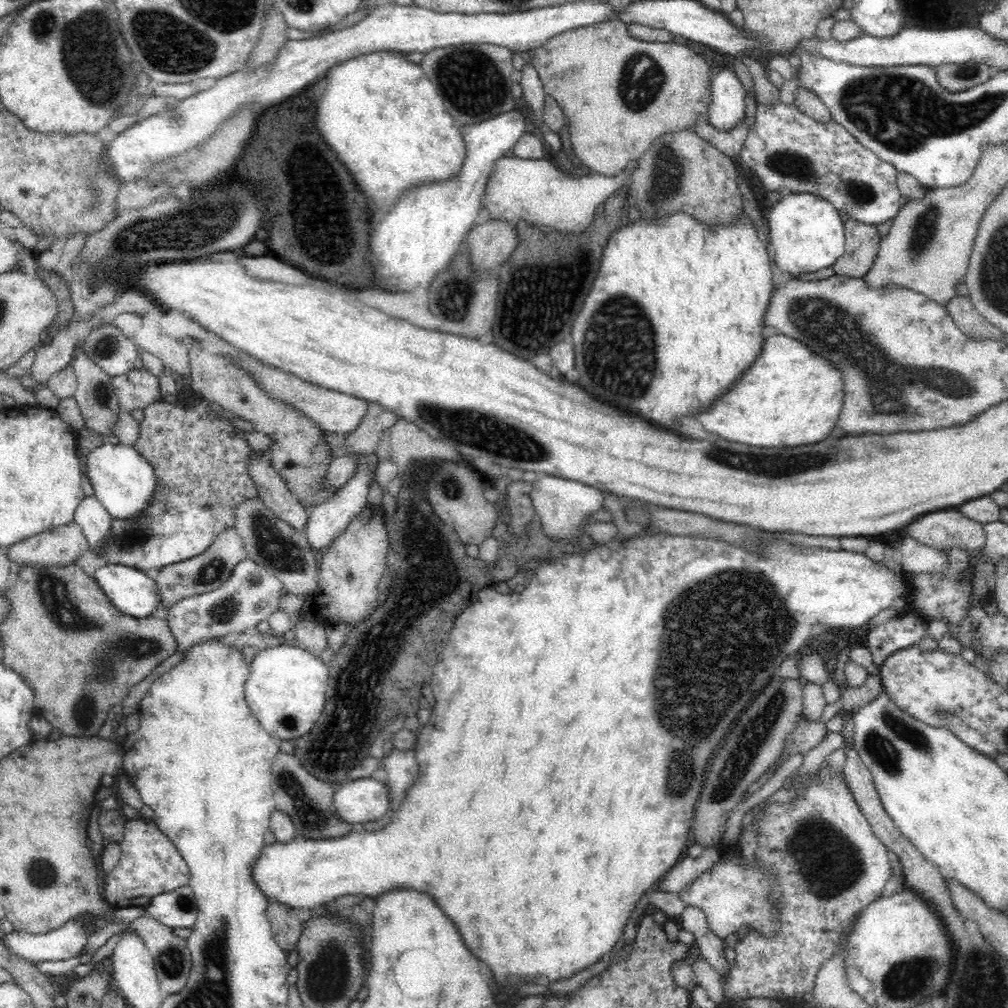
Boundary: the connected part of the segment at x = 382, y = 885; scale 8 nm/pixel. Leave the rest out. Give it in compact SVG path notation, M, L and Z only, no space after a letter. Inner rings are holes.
M642 534L642 536L628 538L628 540L620 536L614 542L604 544L604 546L596 546L596 548L584 552L584 554L562 554L562 556L556 556L554 562L546 562L538 570L534 570L532 582L526 584L526 590L522 594L514 594L513 592L500 594L492 586L486 585L477 592L476 604L470 606L454 622L454 628L450 632L450 640L448 640L444 652L438 656L438 662L434 666L434 674L432 674L430 686L436 704L433 709L430 709L429 721L421 726L417 732L417 741L413 751L415 752L420 772L418 772L418 780L414 782L414 786L406 794L402 806L398 806L398 810L381 823L381 830L374 832L357 829L356 832L344 835L340 839L306 839L306 836L295 834L295 838L290 843L275 843L271 846L264 844L263 850L258 854L258 858L250 864L250 877L254 877L254 884L258 885L258 889L262 891L262 894L268 900L286 904L286 906L292 909L306 908L306 910L313 910L318 906L332 903L332 900L336 900L340 896L348 896L348 894L350 896L365 894L365 896L372 898L374 903L376 902L376 898L382 896L384 892L398 890L398 888L413 888L413 890L417 890L418 892L429 894L434 899L434 903L442 909L442 913L454 922L454 926L457 926L458 934L462 934L462 942L465 943L466 947L470 946L470 952L488 966L488 970L492 972L492 976L494 976L494 980L496 980L498 986L508 988L508 984L510 984L508 980L510 978L516 978L516 980L520 980L520 978L536 980L540 976L546 976L548 980L570 978L572 974L576 974L576 972L580 972L580 970L596 964L606 954L612 952L614 946L616 946L616 942L620 940L624 932L624 926L626 926L628 918L636 910L636 905L641 901L642 896L648 890L653 889L661 878L680 860L680 854L684 852L684 846L688 843L690 826L693 826L695 808L699 800L699 794L702 791L702 786L704 786L702 778L704 778L704 770L707 770L706 762L708 762L708 758L712 756L712 752L714 754L718 752L716 746L718 746L718 742L723 742L729 731L728 728L732 728L732 722L735 722L750 702L754 700L756 694L768 684L773 674L780 671L781 664L788 658L789 654L801 652L805 648L809 638L814 635L816 629L820 629L821 627L830 627L833 629L841 627L845 631L850 631L858 626L862 626L862 624L875 624L878 622L882 610L893 608L896 598L901 598L903 601L906 600L906 590L908 590L908 585L906 585L903 573L895 574L892 570L888 570L882 562L874 562L865 554L850 552L848 550L830 550L828 547L823 546L798 546L798 544L790 544L790 542L782 540L782 542L770 544L766 548L766 558L760 560L760 558L756 558L750 552L744 552L740 548L732 548L732 545L725 542L725 540L720 540L720 538L704 538L700 534L696 534L696 536L694 534L678 535L674 536L674 538L672 536L646 536L646 534Z

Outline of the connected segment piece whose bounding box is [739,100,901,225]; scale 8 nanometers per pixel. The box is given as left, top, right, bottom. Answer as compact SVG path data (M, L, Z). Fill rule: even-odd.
M778 102L776 106L756 106L756 126L748 132L741 148L741 168L752 170L766 190L786 188L788 192L806 192L826 199L836 209L846 210L852 219L867 225L877 225L894 218L900 210L900 191L897 187L897 167L890 162L882 162L877 154L865 147L844 130L832 118L828 122L816 122L802 114L795 103Z

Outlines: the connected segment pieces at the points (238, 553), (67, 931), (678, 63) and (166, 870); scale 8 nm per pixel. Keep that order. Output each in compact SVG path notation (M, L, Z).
M232 526L232 528L222 532L208 547L208 550L205 550L202 554L180 561L178 564L161 568L162 570L154 574L154 580L161 597L160 606L158 606L159 614L170 608L172 604L176 604L178 600L201 595L218 588L224 582L230 580L236 564L246 558L247 554L241 543L241 538L237 535L235 526Z
M73 919L46 934L33 935L14 930L5 936L3 946L13 955L34 965L36 962L68 960L82 954L89 935Z
M620 15L585 27L573 28L572 30L568 29L556 36L550 37L542 46L535 48L531 52L531 58L531 64L537 70L538 76L542 81L545 96L550 97L552 95L563 108L565 122L568 122L568 132L570 133L574 156L582 162L583 169L586 170L586 173L604 175L620 174L630 160L639 160L644 152L652 146L652 142L658 136L666 134L667 131L695 130L696 122L698 122L700 116L703 116L708 121L706 106L710 102L710 90L708 90L707 85L707 79L712 74L710 60L698 55L688 46L679 43L644 42L642 39L632 38L632 35L628 33L627 24L620 19Z
M150 820L126 821L123 840L120 843L120 862L100 881L105 887L107 902L116 909L128 906L146 908L152 897L188 885L190 871L185 859L181 857L182 852L178 851L178 847L174 847L173 840L170 840L166 832L158 832L156 823Z

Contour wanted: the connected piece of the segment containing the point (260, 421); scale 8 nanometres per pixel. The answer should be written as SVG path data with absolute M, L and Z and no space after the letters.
M177 310L166 312L161 319L160 329L163 335L174 341L187 341L183 348L188 352L191 361L193 392L201 394L202 398L210 399L210 402L216 402L224 410L241 415L242 420L250 420L256 436L262 443L267 436L272 439L269 446L270 464L279 472L288 490L302 506L309 510L336 492L336 487L324 487L326 470L336 455L332 454L328 443L323 440L323 431L300 410L274 400L274 397L262 390L250 374L245 374L233 366L233 362L230 363L226 357L230 358L230 354L234 354L234 350L237 350L235 346L230 346L224 340L214 342L214 338L210 338L213 332L205 331L192 322L188 314L182 314Z

